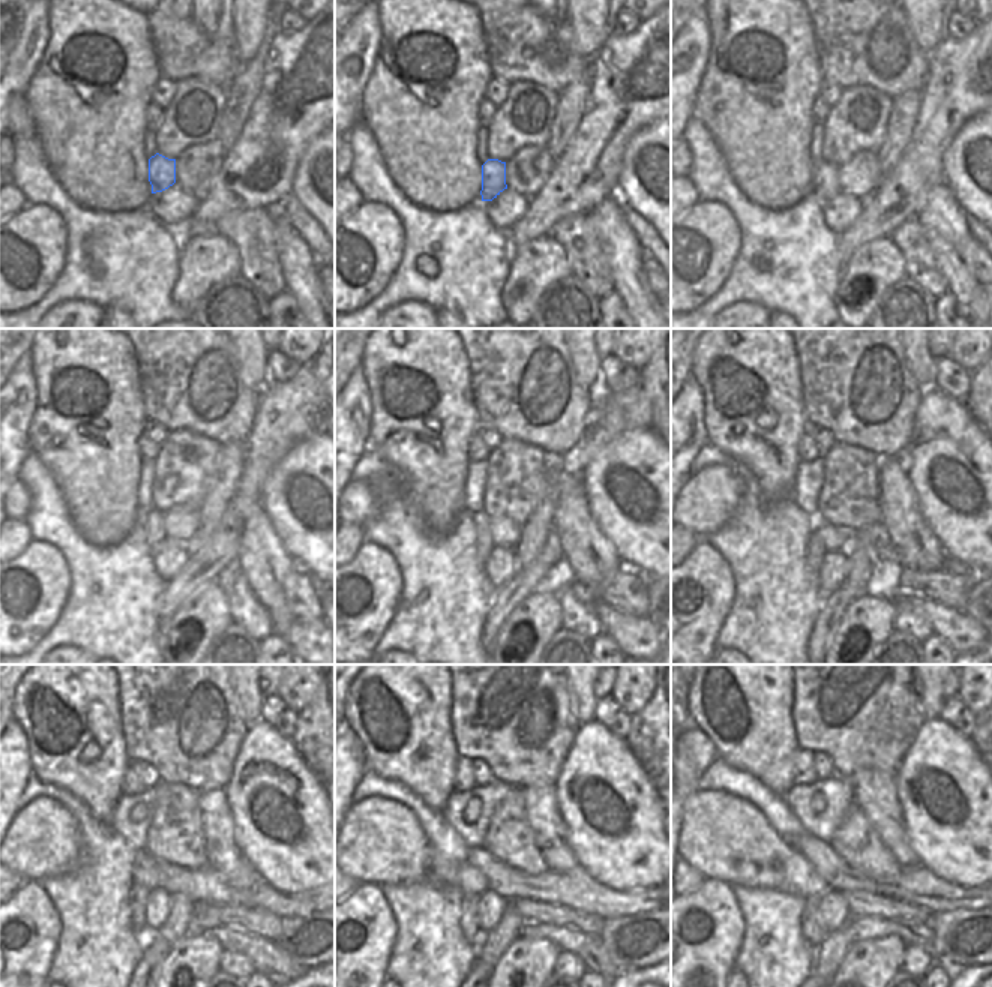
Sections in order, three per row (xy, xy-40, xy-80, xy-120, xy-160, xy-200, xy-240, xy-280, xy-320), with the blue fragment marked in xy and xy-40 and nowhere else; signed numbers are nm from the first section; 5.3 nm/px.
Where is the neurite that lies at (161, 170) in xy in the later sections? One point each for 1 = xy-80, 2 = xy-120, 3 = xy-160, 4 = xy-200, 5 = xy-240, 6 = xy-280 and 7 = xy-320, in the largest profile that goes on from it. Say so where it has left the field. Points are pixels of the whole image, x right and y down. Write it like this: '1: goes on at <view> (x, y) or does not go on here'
1: goes on at xy-80 (826, 186)
2: goes on at xy-120 (152, 519)
3: goes on at xy-160 (483, 545)
4: goes on at xy-200 (815, 551)
5: goes on at xy-240 (138, 894)
6: goes on at xy-280 (473, 932)
7: goes on at xy-320 (809, 929)

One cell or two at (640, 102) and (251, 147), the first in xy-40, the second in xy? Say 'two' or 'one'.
one

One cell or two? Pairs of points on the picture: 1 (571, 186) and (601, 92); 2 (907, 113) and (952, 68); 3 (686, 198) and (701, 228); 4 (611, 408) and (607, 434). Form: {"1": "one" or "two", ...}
{"1": "one", "2": "two", "3": "two", "4": "one"}

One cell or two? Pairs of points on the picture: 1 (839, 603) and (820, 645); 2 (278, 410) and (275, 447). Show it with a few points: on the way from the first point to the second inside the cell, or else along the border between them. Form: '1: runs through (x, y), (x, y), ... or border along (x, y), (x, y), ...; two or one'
1: runs through (830, 614), (821, 635); one
2: runs through (278, 419), (275, 438); one

